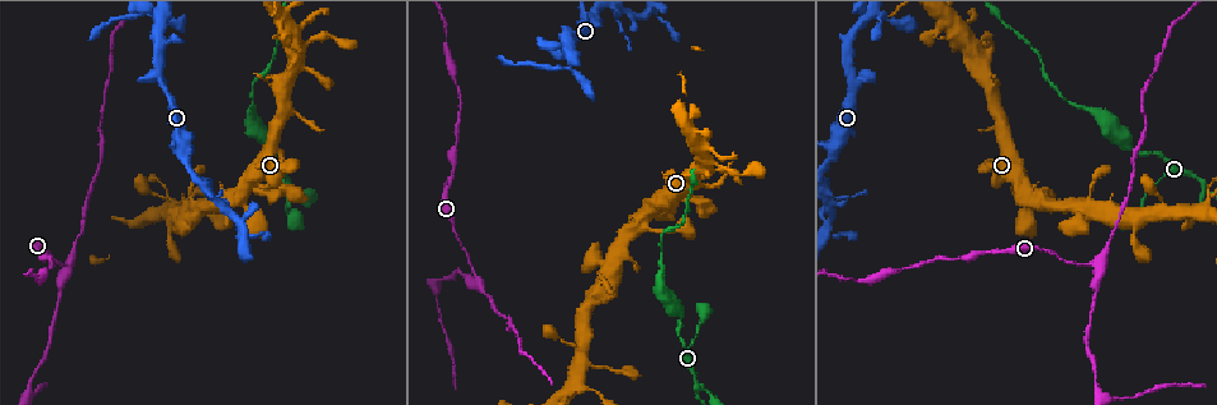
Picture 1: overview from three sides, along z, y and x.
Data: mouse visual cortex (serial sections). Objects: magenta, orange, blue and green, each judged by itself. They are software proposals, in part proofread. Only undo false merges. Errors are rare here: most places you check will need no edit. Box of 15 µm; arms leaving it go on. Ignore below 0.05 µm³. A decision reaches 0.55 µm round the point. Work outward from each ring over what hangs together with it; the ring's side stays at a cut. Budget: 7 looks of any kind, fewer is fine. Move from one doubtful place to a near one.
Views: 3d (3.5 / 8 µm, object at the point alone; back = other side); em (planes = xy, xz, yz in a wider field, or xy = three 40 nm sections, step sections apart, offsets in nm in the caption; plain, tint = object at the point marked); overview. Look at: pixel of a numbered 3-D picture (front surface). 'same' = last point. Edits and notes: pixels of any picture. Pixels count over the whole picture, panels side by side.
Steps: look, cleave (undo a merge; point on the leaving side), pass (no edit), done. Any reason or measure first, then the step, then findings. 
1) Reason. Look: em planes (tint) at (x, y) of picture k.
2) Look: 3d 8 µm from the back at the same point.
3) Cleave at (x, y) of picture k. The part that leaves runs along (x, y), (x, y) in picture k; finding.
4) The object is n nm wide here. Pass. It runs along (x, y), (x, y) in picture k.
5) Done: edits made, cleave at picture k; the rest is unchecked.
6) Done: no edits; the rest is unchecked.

Narrows sharply. Look: 3d 3.5 µm at (334, 37) of picture 1.

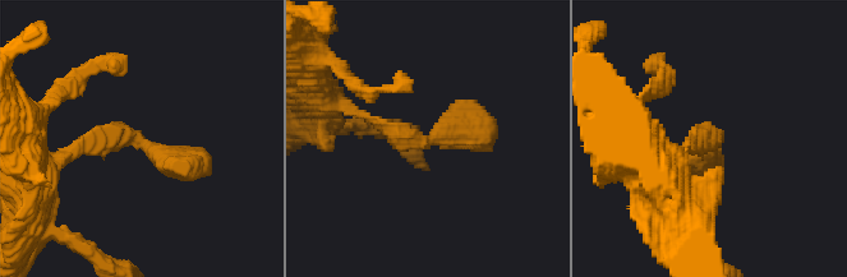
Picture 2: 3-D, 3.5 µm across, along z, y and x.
Look: em xy step 5 (tint) at (714, 145) of picture 2.

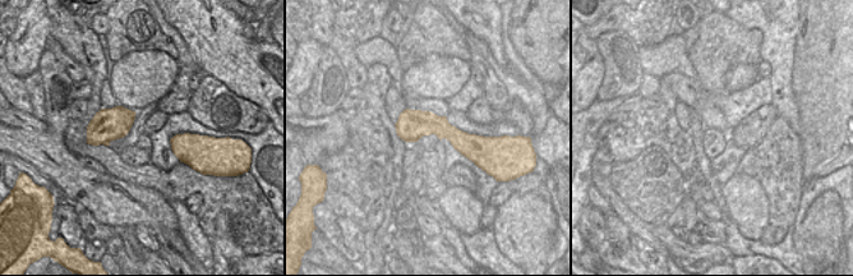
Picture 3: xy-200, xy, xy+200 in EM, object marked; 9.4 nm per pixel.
Pass. It runs along (399, 125), (483, 141) in picture 3; continuous, no second cell.

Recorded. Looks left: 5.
A fork. Look: 3d 3.5 µm at (699, 386) of picture 1.

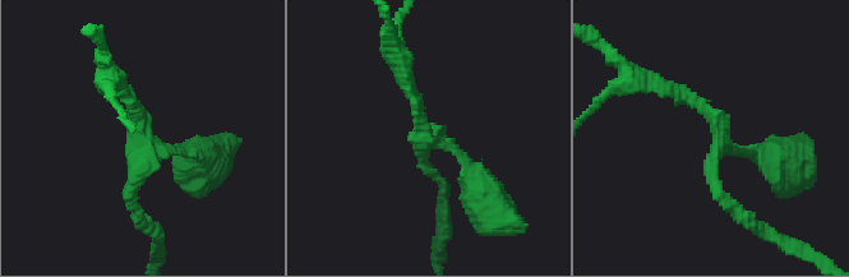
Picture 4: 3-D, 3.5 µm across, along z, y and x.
3 arms meet here; the arms are 150, 150, 200 nm wide. Look: em xy step 2 (tint) at (432, 138) of picture 4.

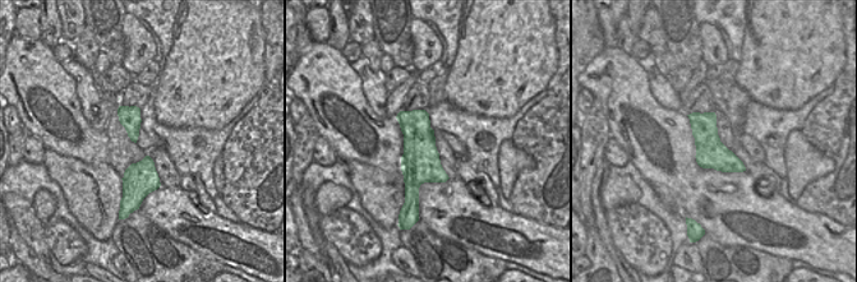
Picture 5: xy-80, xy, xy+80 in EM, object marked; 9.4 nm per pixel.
Pass. It runs along (410, 91), (421, 137), (457, 149), (485, 195) in picture 4; one cell here.

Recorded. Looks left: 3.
Abrupt turn. Look: 3d 8 µm at (67, 263) of picture 1.

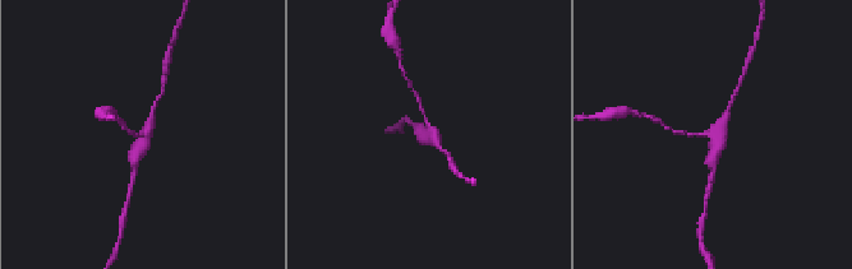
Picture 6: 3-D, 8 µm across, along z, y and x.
Closer look. Look: 3d 3.5 µm at (433, 130) of picture 6.

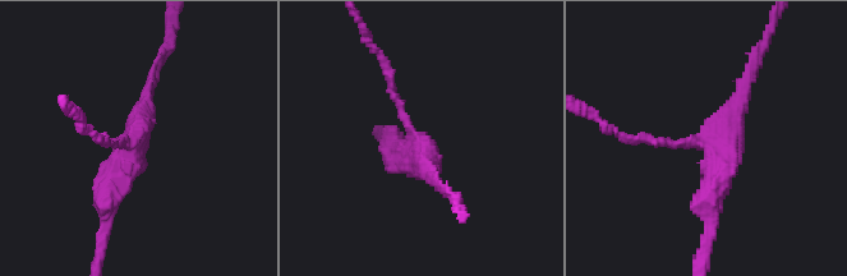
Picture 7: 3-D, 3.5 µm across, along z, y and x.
The arms are 100, 200, 350 nm wide. Pass. It runs along (636, 139), (710, 139), (710, 214) in picture 7; continuous, no second cell.

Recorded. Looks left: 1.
Done: no edits; the rest is unchecked.

